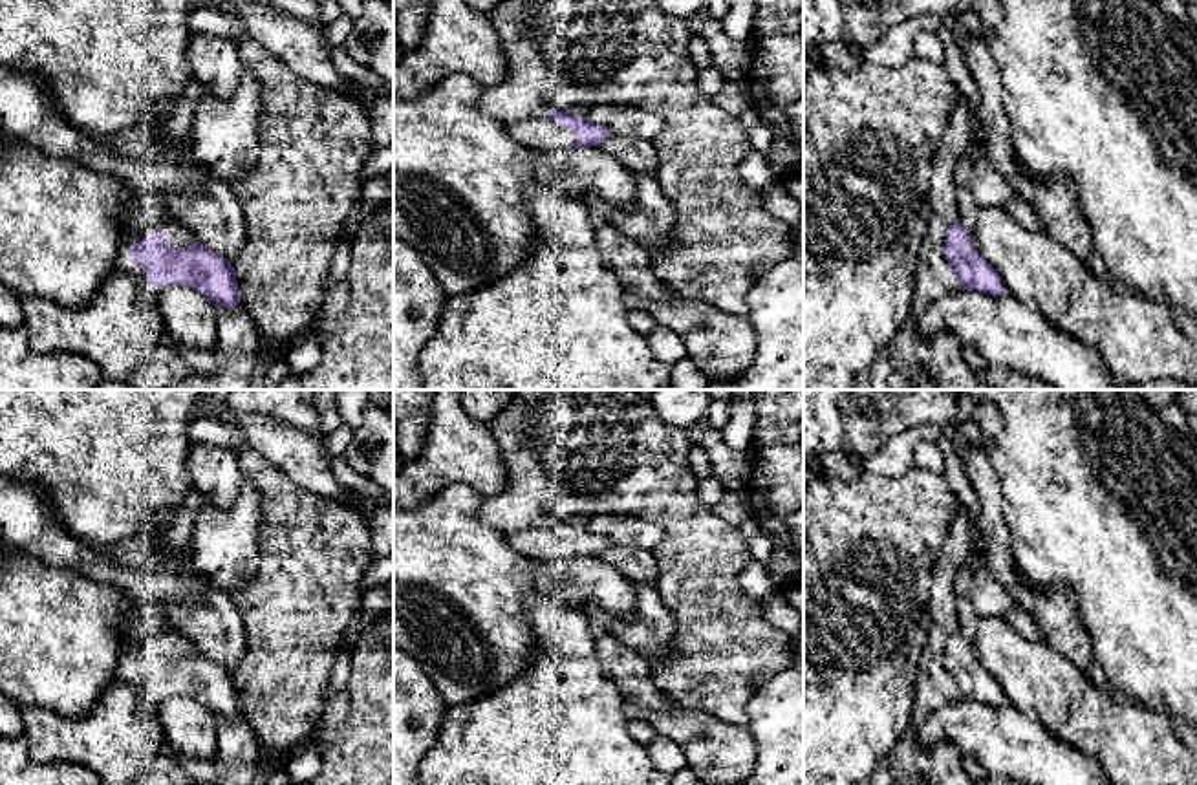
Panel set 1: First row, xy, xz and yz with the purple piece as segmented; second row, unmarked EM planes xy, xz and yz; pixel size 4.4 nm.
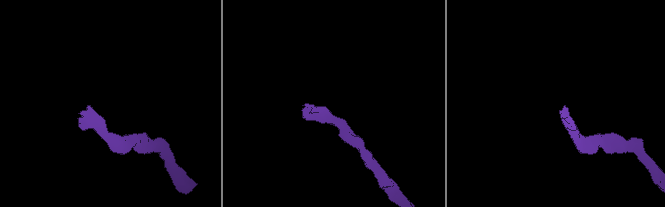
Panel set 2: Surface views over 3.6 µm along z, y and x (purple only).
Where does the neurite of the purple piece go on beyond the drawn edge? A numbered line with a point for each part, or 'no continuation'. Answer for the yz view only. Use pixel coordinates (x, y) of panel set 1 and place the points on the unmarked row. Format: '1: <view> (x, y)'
no continuation

